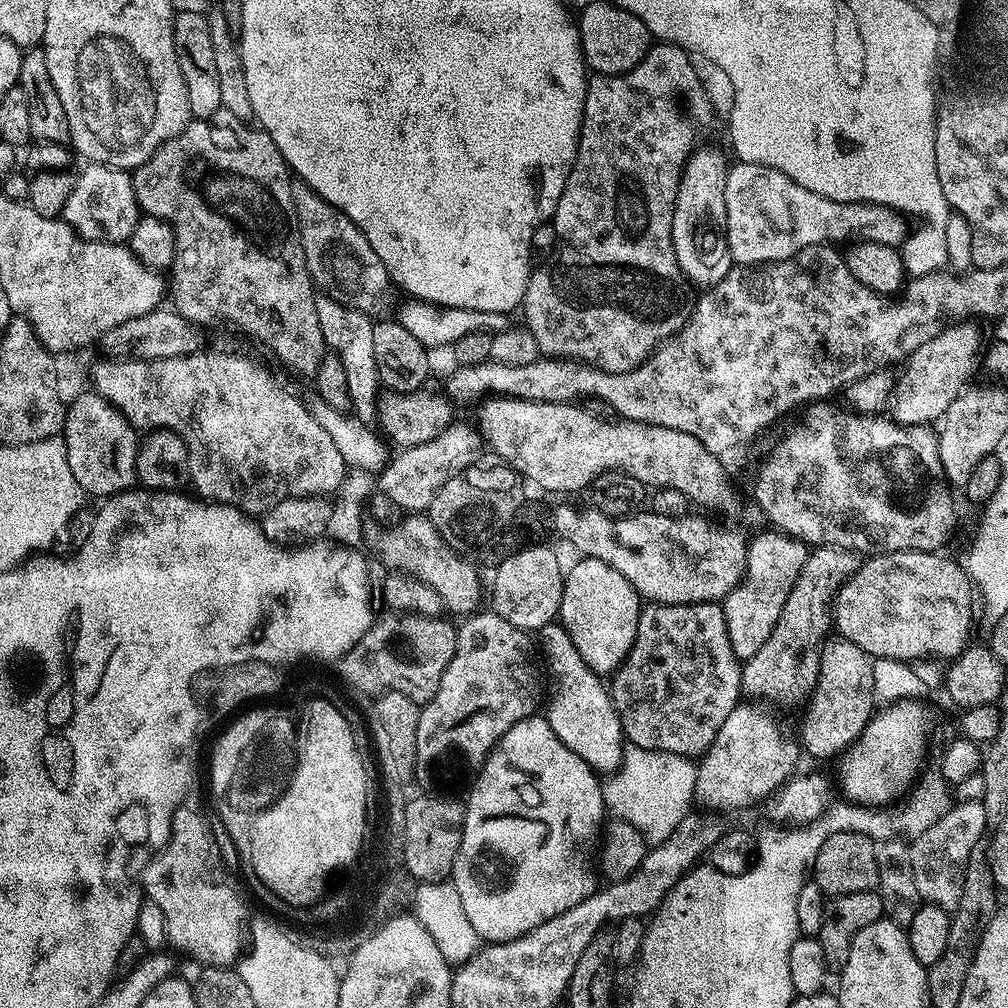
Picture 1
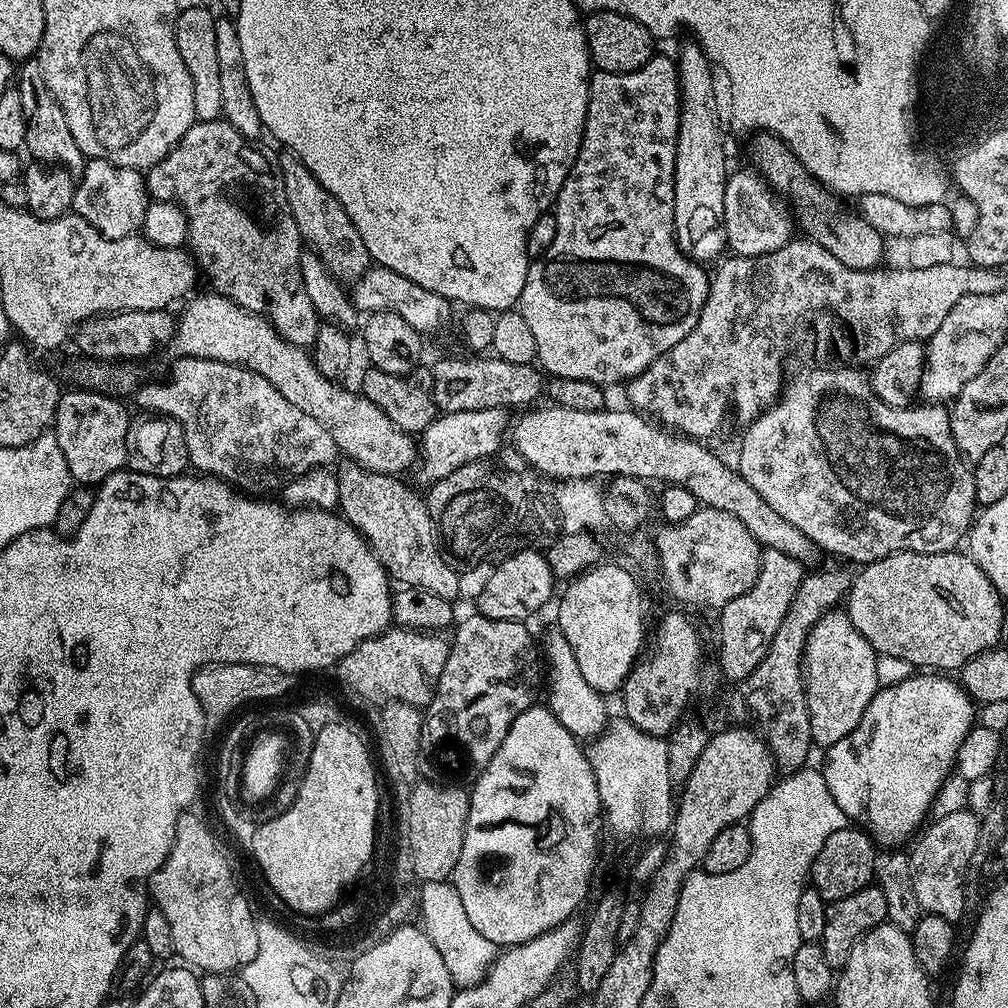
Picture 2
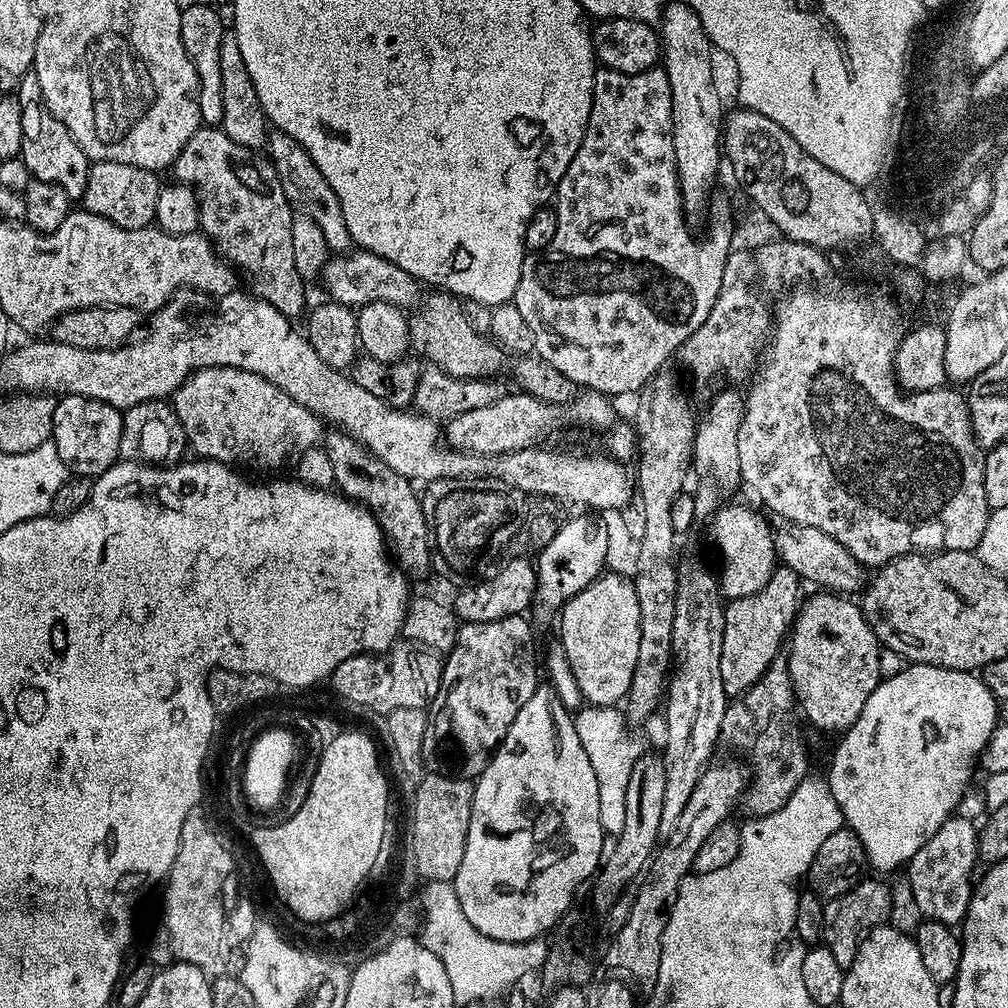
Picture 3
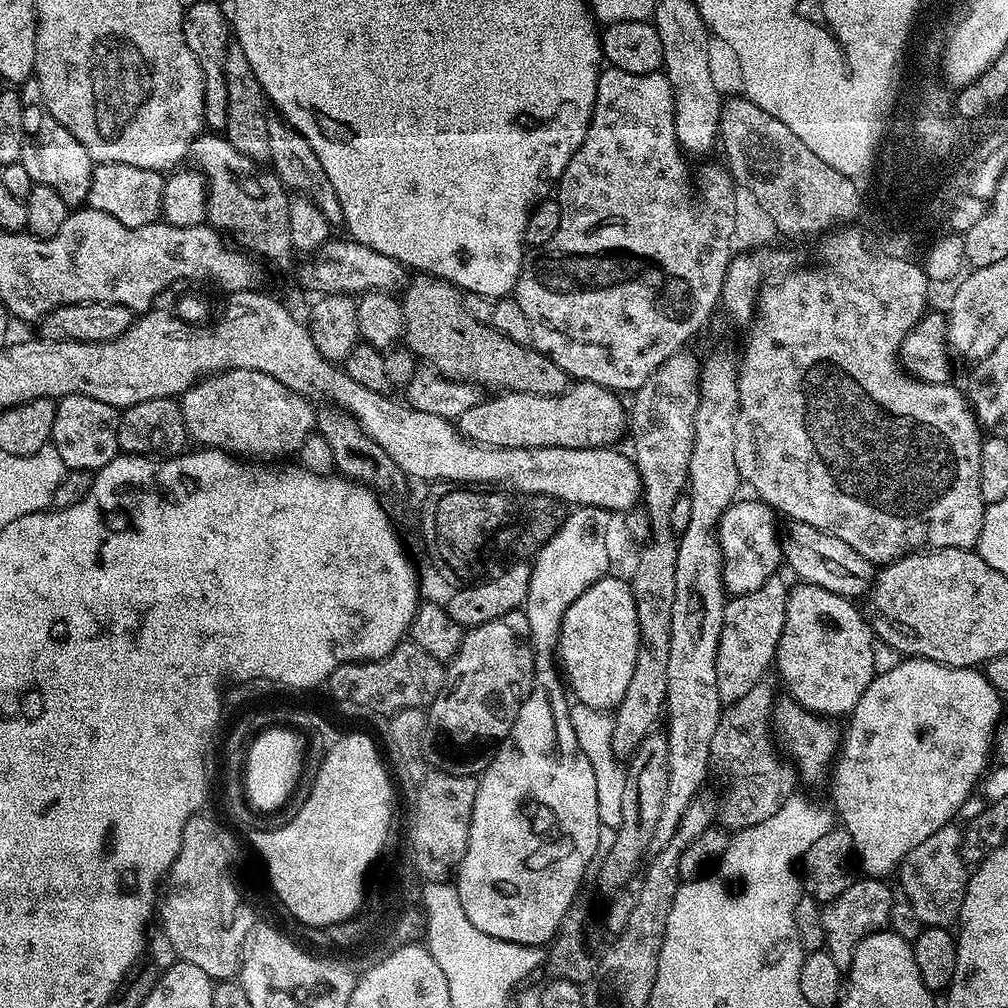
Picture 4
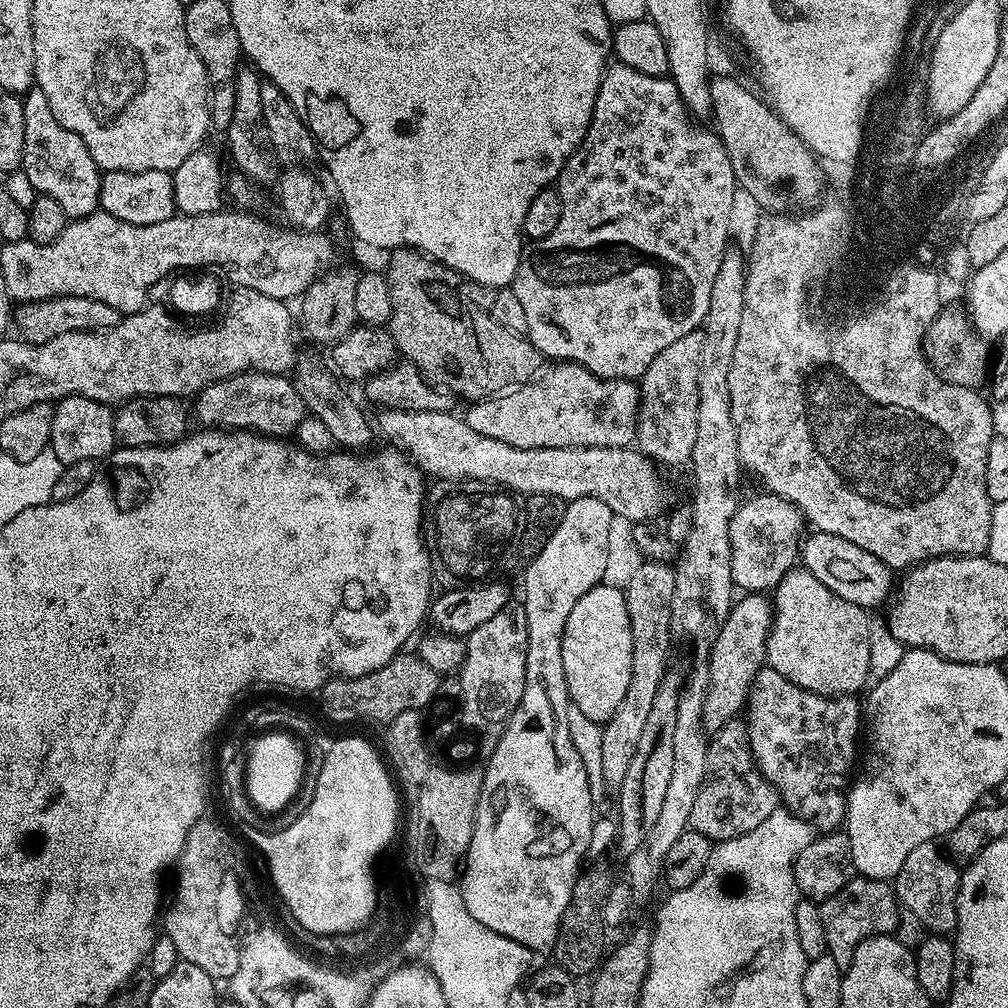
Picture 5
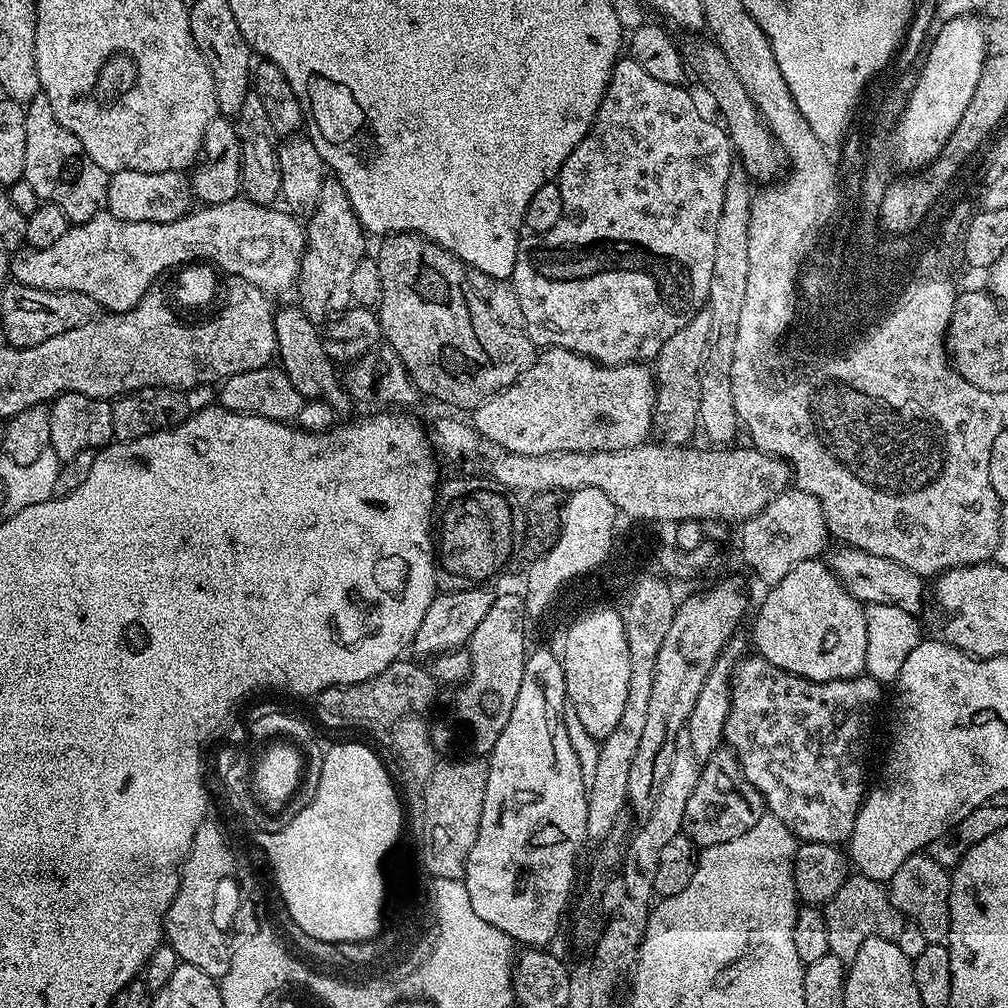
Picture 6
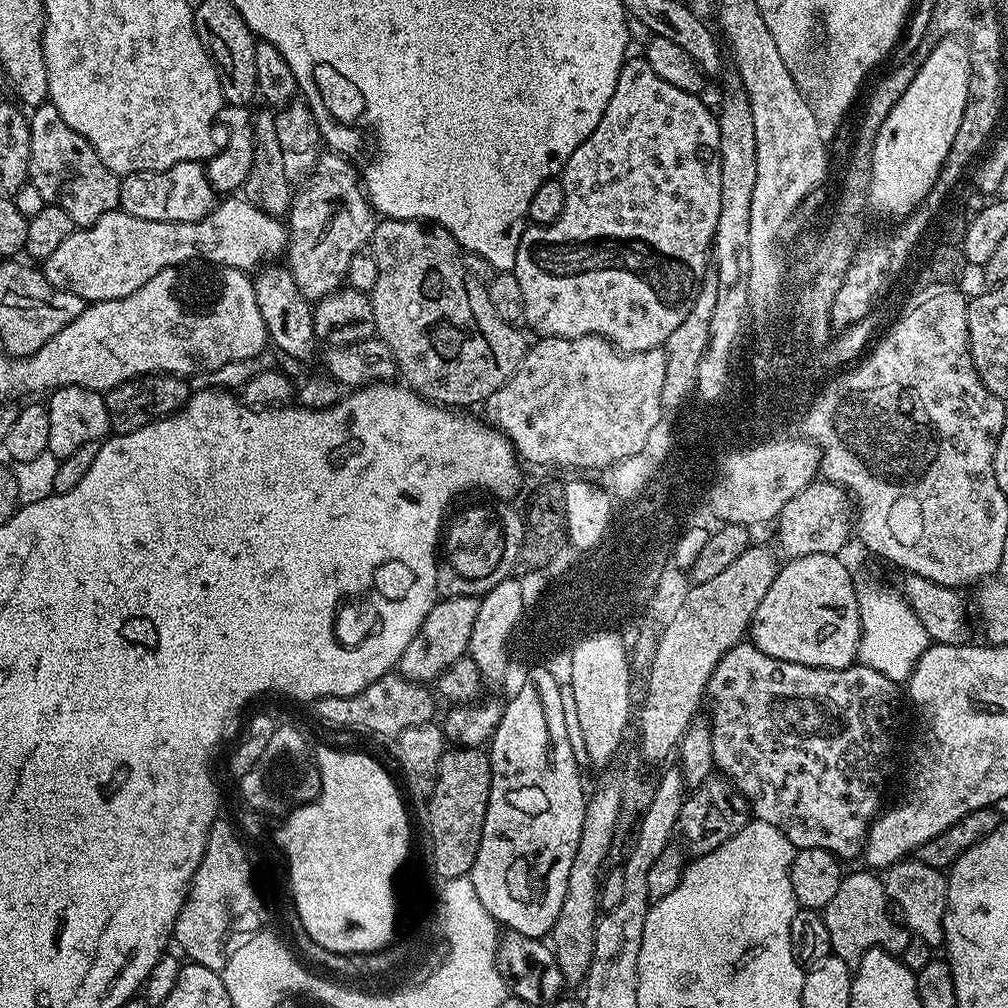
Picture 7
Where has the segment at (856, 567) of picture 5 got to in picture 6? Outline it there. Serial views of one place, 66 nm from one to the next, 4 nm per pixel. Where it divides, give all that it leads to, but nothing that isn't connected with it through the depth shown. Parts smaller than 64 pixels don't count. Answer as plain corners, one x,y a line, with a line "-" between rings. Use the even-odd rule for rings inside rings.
840,546
840,549
833,554
832,560
830,559
830,567
832,573
840,579
843,588
865,606
889,604
913,614
920,614
924,608
925,577
919,576
917,572
912,572
890,558
882,558
866,550

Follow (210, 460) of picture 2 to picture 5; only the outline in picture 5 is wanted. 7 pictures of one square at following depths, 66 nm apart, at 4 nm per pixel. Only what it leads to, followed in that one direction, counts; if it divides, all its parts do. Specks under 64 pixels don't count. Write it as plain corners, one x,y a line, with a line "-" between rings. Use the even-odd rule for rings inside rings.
243,372
242,374
238,374
237,376
231,376
230,378
226,378
225,380
219,380
218,382
214,382
210,386
206,386
198,395
195,397
194,403
196,403
196,412
194,408
194,416
201,420
201,425
210,427
210,428
219,428
221,430
239,430
242,432
254,432
261,436
271,436
273,438
288,438
293,435
296,431
296,427
298,426
298,422
302,422
302,418
306,415
306,409
304,407
304,403
302,402
302,398
298,394
298,390
296,389
295,383
287,375
283,376
275,376
274,374
270,374
269,372

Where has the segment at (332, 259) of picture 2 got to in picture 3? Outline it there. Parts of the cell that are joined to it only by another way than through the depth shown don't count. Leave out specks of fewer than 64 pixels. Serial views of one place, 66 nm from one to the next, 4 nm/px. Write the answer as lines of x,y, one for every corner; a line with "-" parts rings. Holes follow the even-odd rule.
273,131
268,137
266,155
272,161
274,170
278,174
278,182
282,182
282,190
288,201
303,215
318,222
318,226
322,226
322,235
333,253
347,253
353,247
353,242
350,230
346,230
346,218
342,218
342,206
334,190
330,190
330,182
322,178
322,170
314,166
314,158
306,154
304,147
294,137
278,131

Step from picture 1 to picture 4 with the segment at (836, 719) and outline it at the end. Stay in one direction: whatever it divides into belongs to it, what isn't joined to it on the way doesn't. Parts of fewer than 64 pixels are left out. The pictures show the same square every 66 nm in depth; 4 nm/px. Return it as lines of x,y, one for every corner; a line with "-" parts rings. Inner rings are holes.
797,583
788,593
786,622
782,638
778,638
774,668
780,671
788,687
787,695
803,708
829,718
851,713
866,686
870,686
873,676
877,675
874,670
874,629
865,613
861,609
860,613
852,604
855,603
849,597
834,594
817,584

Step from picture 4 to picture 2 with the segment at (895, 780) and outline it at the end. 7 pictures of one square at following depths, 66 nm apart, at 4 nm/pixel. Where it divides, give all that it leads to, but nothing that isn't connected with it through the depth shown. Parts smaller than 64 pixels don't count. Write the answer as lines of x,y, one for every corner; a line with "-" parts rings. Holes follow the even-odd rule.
913,674
907,676
902,682
881,687
874,694
870,706
866,706
866,714
862,714
858,726
854,726
852,733
838,742
827,745
825,752
828,753
825,754
824,765
822,765
824,785
830,790
830,794
834,794
834,802
838,802
838,810
842,810
845,818
867,830
877,845
900,846
903,845
900,844
903,840
909,839
908,841
911,841
917,835
918,829
929,819
930,809
938,790
944,785
945,780
949,779
950,773
953,771
956,763
956,752
962,746
968,732
974,727
974,701
972,697
965,692
963,684
955,679
952,679
953,681
947,680
944,676
947,675

